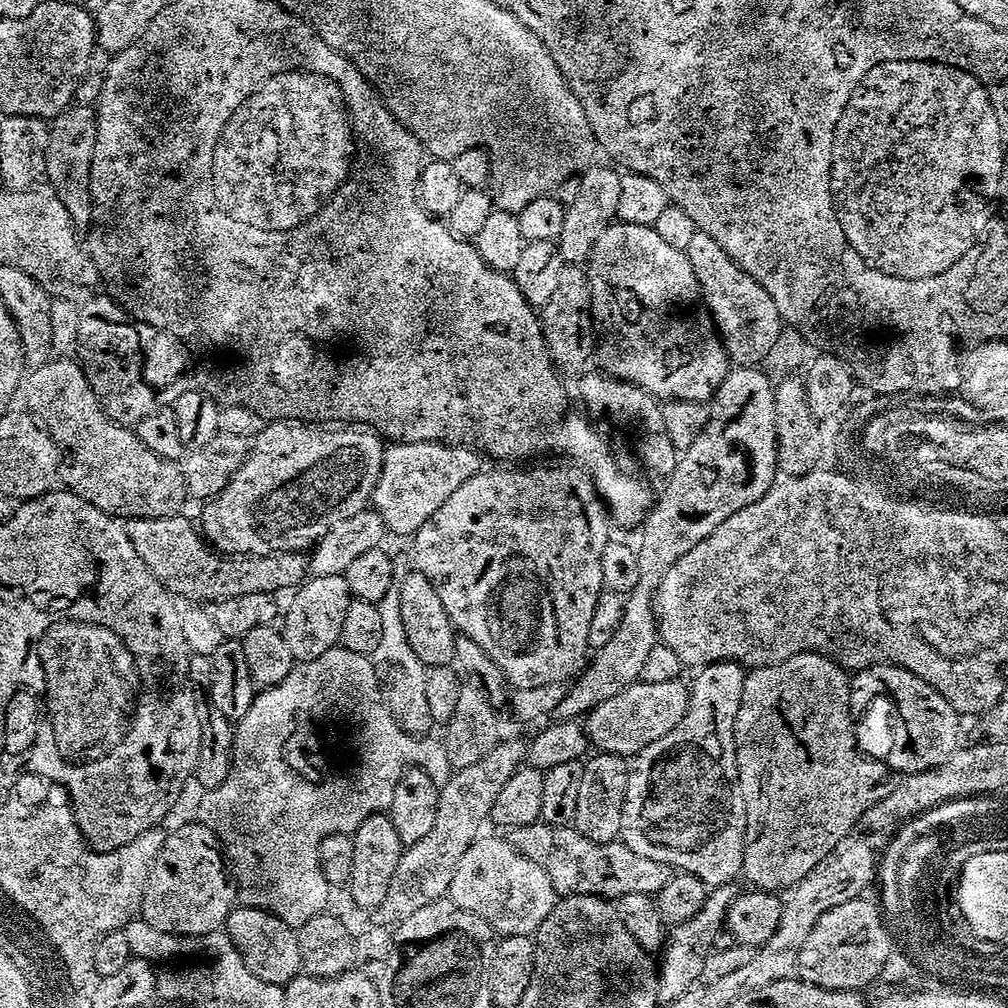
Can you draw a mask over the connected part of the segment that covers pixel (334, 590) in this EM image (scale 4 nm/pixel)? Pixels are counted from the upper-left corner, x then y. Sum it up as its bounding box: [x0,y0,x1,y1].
[282,574,354,664]

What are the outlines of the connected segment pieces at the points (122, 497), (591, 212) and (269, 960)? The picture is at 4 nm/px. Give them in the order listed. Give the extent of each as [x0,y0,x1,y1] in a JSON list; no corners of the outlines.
[[26,360,190,520],[558,166,622,266],[226,906,306,986]]

